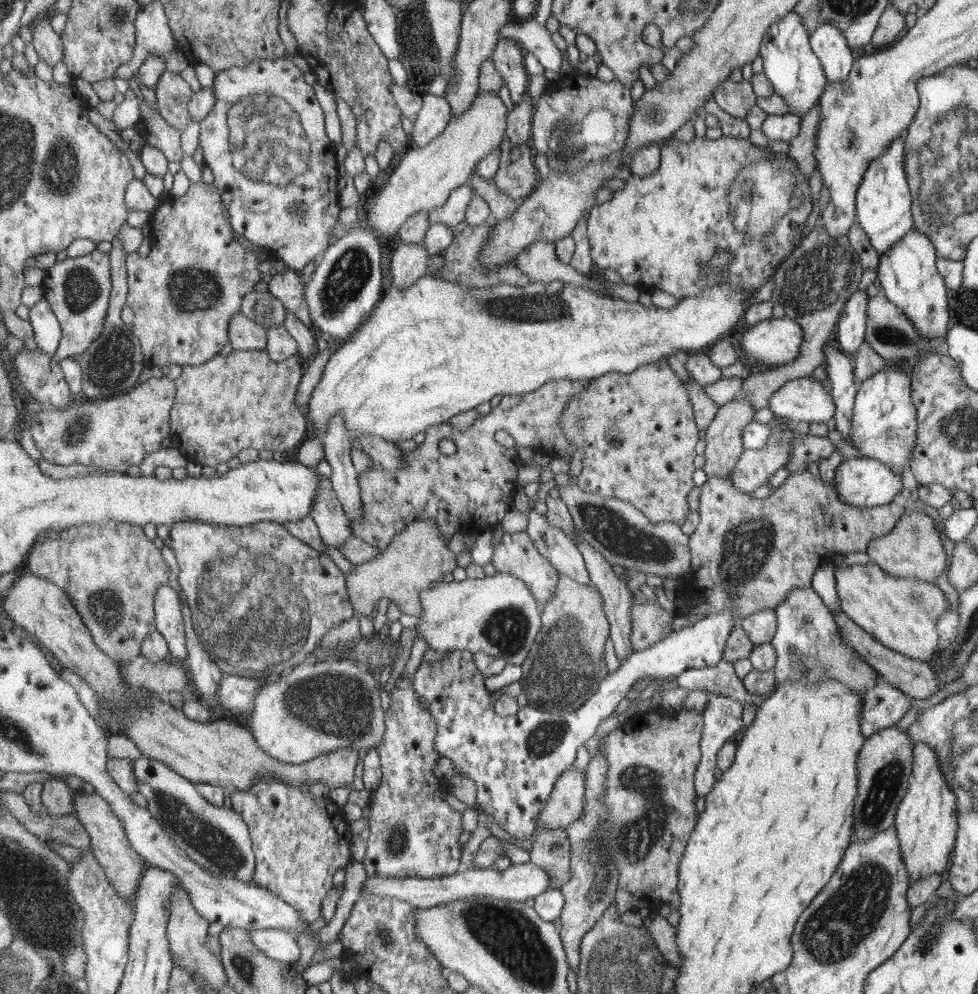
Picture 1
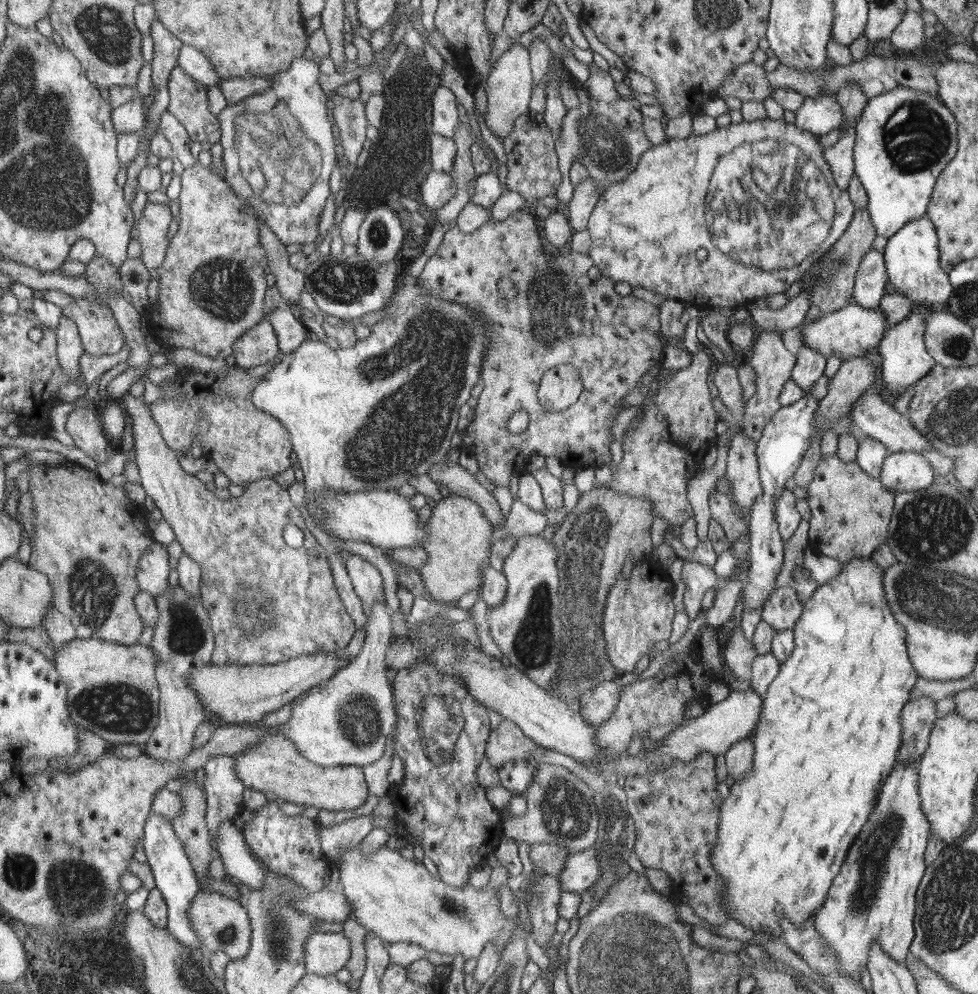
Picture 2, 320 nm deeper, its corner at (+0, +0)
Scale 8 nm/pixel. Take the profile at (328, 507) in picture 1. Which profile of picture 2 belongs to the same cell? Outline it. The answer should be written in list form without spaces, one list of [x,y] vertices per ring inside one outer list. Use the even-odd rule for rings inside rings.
[[[350,554],[345,568],[352,581],[356,594],[366,606],[374,606],[377,602],[385,602],[382,576],[370,562],[362,560],[360,555]]]

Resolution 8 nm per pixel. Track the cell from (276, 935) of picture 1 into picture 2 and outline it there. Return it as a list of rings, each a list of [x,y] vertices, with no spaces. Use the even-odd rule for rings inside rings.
[[[342,931],[313,934],[305,944],[308,972],[326,976],[345,968],[345,964],[350,960],[350,943],[351,940]]]

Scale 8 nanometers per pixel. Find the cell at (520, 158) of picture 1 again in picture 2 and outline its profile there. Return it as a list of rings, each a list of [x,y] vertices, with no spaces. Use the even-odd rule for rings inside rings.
[[[528,111],[513,124],[513,131],[503,139],[508,174],[507,191],[519,192],[529,203],[545,196],[554,196],[562,180],[555,136],[545,124],[543,113]]]

